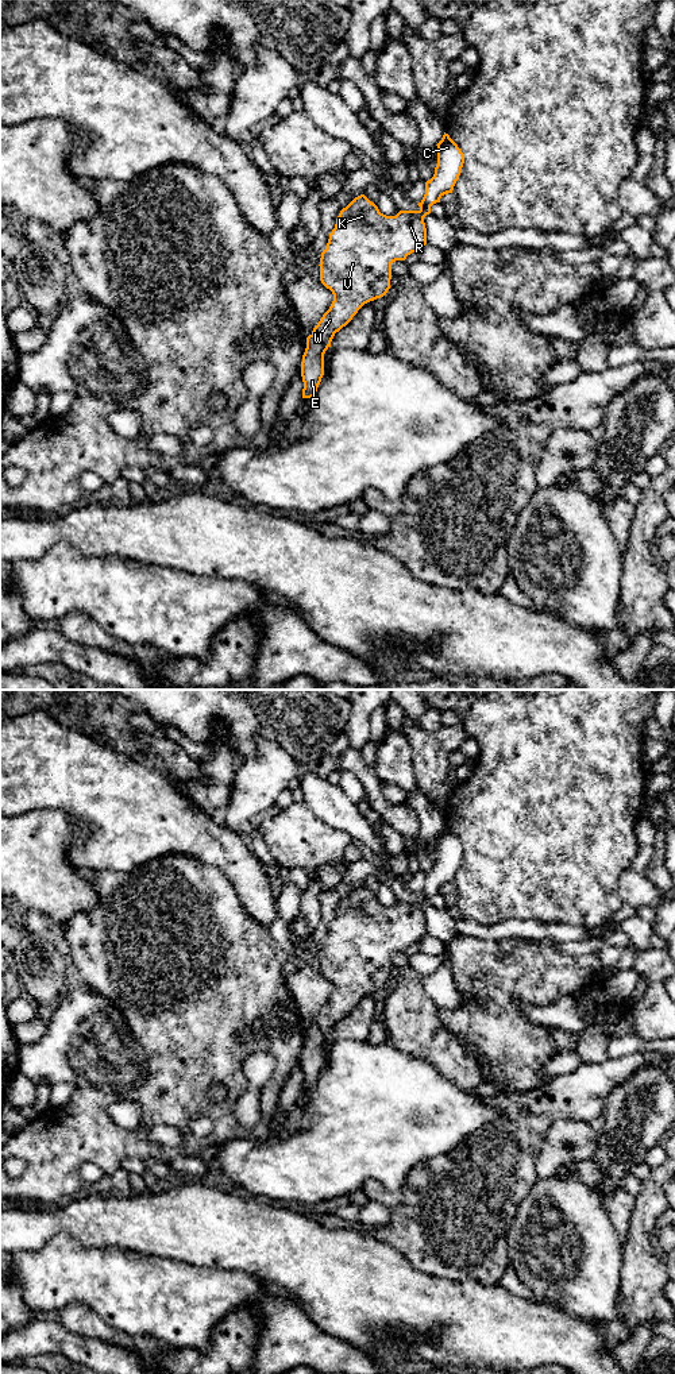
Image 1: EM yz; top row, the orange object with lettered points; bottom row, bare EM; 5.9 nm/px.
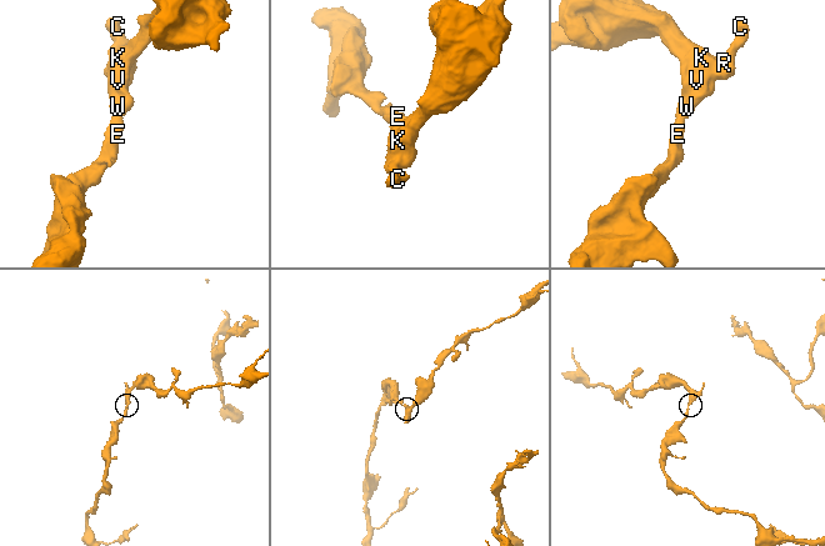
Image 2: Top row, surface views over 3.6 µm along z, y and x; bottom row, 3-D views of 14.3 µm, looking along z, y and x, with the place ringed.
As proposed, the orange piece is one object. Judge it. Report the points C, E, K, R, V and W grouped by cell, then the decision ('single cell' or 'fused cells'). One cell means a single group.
groups C E K R V W; single cell

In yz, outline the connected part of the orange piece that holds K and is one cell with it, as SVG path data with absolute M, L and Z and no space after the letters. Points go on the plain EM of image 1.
M444 823L437 837L433 868L425 873L418 902L386 907L364 885L343 899L320 949L320 972L333 985L329 1000L306 1028L301 1053L302 1089L312 1089L324 1066L324 1045L336 1023L367 993L390 980L392 954L405 952L427 935L424 908L440 889L452 884L464 846Z

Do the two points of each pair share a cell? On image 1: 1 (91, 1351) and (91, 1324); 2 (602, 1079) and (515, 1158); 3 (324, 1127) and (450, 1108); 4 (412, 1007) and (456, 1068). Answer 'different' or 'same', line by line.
1: different
2: same
3: same
4: same

